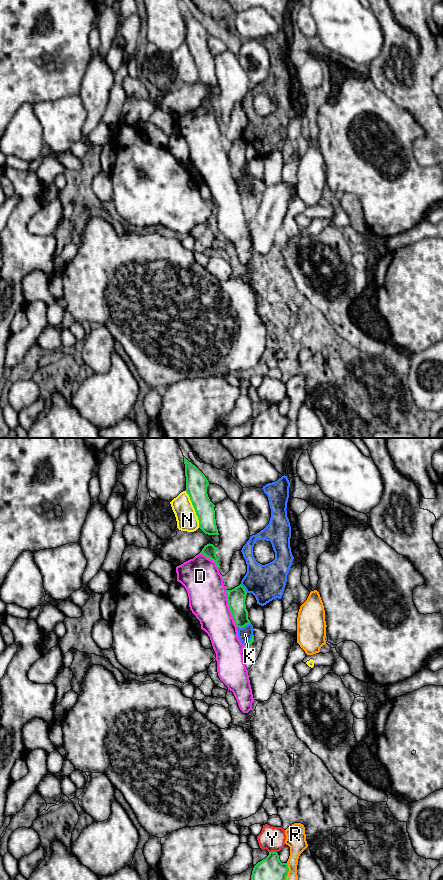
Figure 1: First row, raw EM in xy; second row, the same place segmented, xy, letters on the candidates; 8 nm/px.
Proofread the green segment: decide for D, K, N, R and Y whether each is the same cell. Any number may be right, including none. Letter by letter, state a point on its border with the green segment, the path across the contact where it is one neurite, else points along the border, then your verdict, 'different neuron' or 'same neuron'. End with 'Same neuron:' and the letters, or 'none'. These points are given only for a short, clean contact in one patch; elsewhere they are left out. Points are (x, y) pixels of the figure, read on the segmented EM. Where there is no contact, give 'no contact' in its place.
D: meets green in xy at (229, 608); different neuron
K: meets green in xy at (243, 626); different neuron
N: meets green in xy at (194, 508); different neuron
R: meets green in xy at (288, 871); different neuron
Y: meets green in xy at (273, 852); different neuron
Same neuron: none

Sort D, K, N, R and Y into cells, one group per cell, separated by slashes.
D / K / N / R / Y

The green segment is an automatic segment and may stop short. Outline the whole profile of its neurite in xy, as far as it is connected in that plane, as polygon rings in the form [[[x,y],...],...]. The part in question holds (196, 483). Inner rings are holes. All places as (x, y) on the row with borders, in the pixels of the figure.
[[[184,457],[186,492],[190,497],[199,520],[199,528],[208,535],[219,535],[216,519],[215,505],[207,494],[209,482],[205,475]]]

